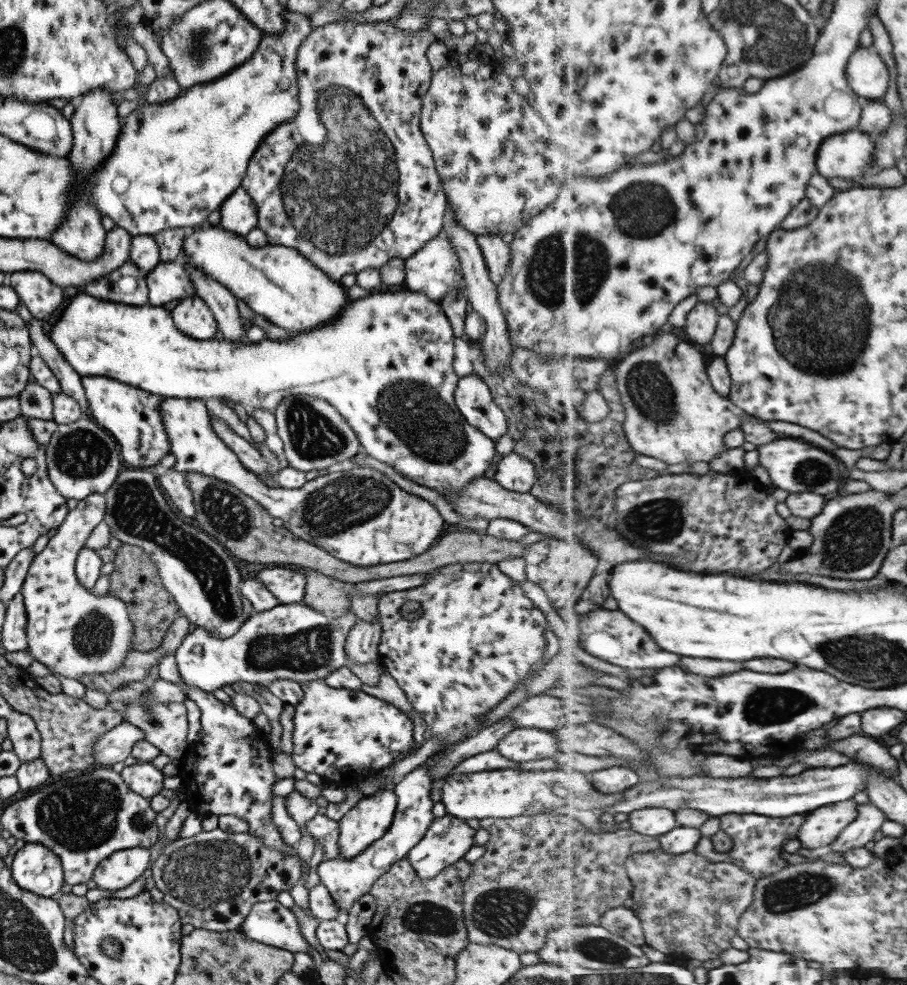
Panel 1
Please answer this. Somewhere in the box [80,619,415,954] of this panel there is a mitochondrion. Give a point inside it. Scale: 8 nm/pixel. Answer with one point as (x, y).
(198, 875)

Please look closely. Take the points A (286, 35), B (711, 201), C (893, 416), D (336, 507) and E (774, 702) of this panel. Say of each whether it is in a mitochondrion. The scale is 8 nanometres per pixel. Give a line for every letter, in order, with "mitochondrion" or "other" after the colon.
A: other
B: other
C: other
D: mitochondrion
E: mitochondrion

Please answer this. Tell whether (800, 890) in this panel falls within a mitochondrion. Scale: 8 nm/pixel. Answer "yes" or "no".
yes

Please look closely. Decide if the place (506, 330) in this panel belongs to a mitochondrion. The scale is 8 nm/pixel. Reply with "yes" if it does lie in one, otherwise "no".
no

